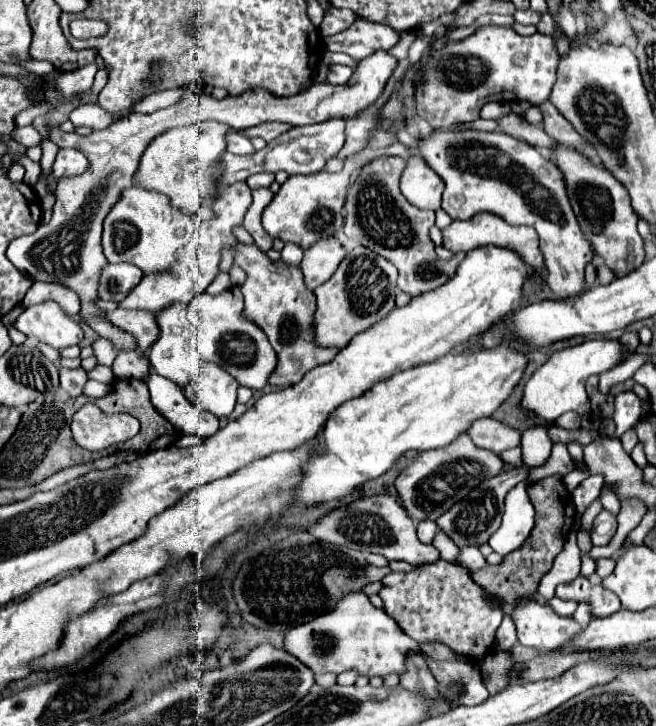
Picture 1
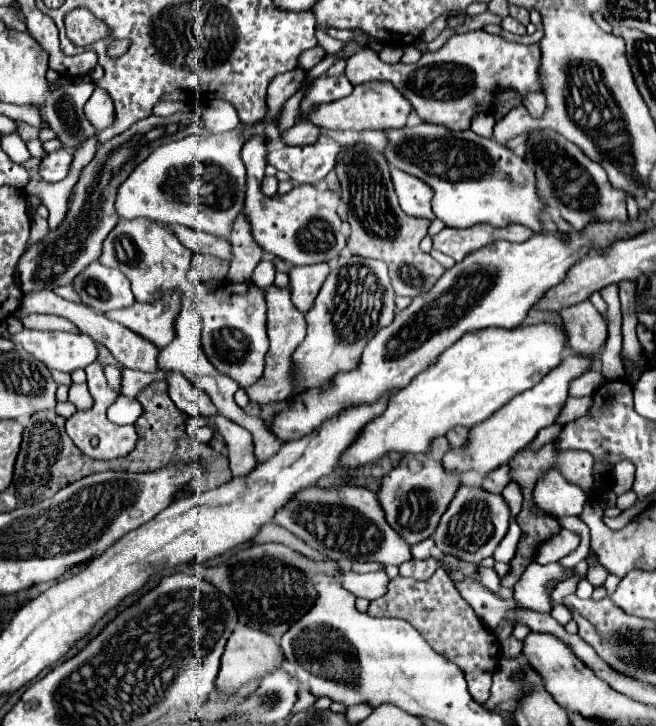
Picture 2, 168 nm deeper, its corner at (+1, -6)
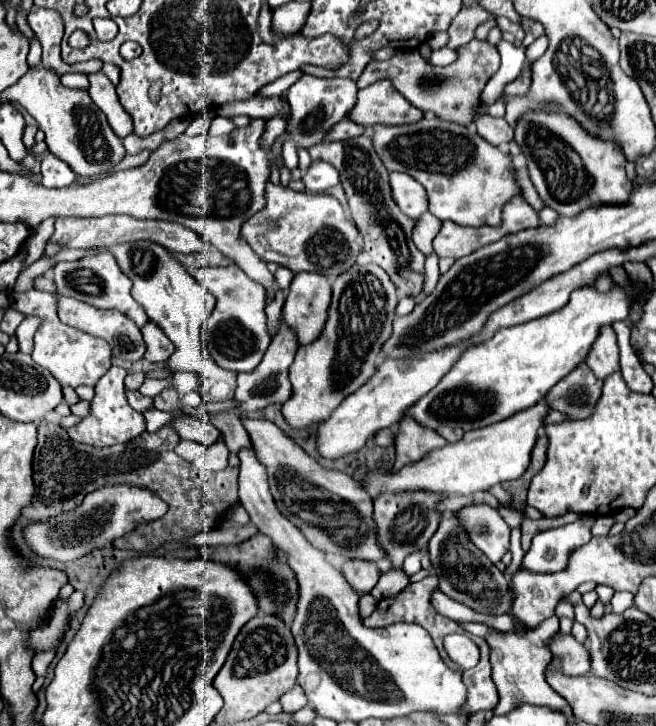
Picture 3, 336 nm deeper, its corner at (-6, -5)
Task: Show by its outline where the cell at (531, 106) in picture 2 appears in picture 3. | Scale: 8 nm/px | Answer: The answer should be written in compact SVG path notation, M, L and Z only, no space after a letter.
M525 69L525 71L521 71L521 75L513 83L509 83L505 87L505 93L507 95L527 95L529 87L531 87L531 73Z

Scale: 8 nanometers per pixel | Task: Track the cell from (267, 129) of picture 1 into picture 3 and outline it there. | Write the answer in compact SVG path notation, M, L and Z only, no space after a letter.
M343 119L339 121L335 127L331 127L331 131L327 131L327 139L325 141L337 141L337 139L351 139L363 133L363 127L359 127L357 123Z

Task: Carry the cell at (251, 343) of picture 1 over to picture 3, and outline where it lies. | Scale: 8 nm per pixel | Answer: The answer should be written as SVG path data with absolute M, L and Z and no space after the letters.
M203 267L195 271L195 279L201 281L203 287L207 287L213 297L217 299L217 305L211 313L211 317L203 325L203 345L205 353L223 369L231 371L253 371L259 363L263 353L269 347L271 335L267 331L267 293L265 287L259 287L253 279L247 279L245 271L239 267Z

